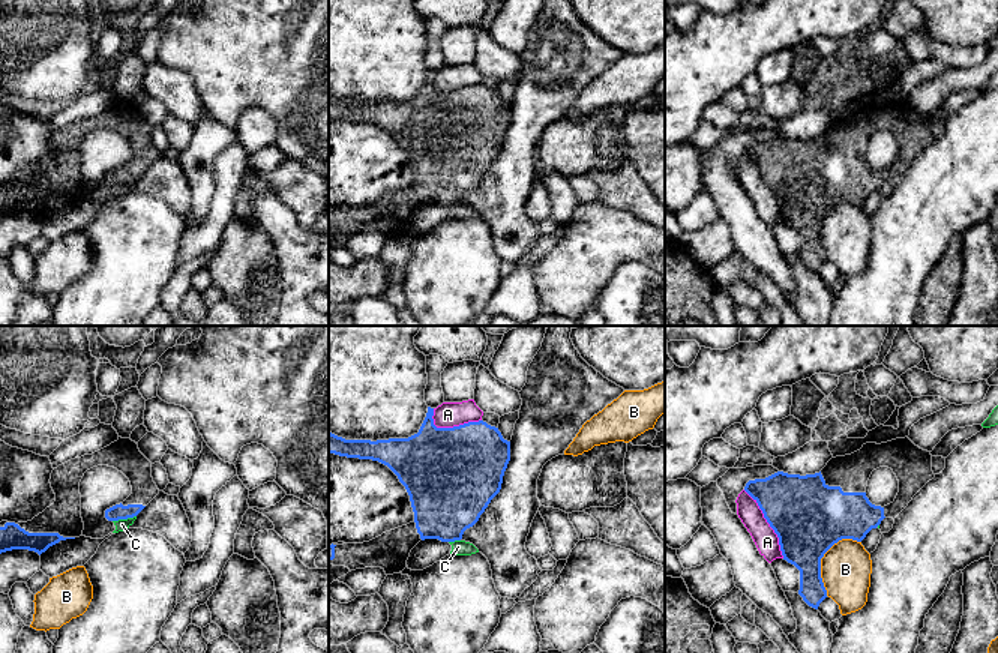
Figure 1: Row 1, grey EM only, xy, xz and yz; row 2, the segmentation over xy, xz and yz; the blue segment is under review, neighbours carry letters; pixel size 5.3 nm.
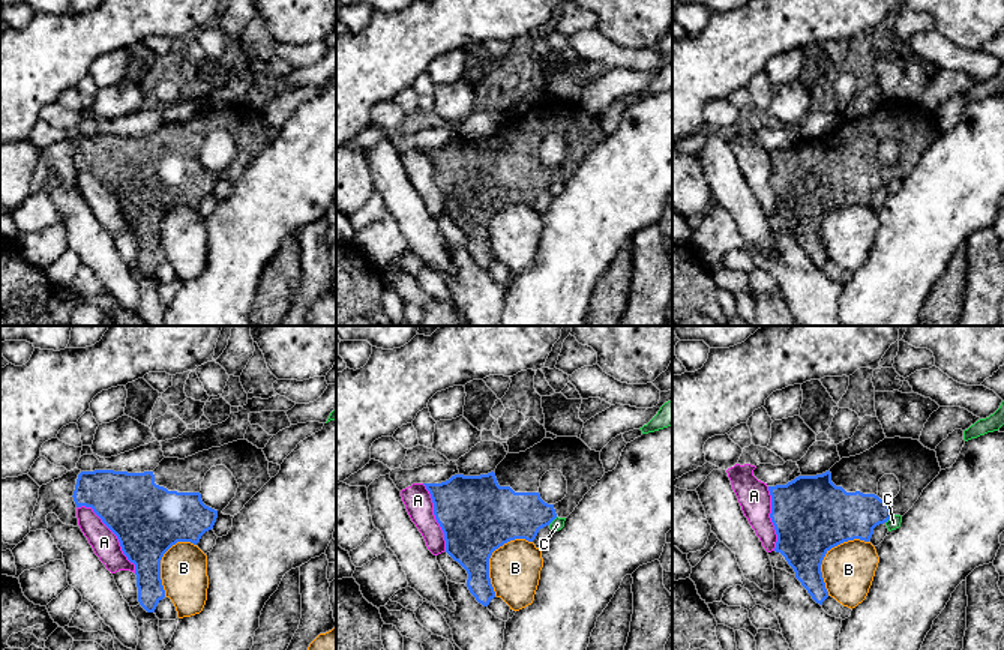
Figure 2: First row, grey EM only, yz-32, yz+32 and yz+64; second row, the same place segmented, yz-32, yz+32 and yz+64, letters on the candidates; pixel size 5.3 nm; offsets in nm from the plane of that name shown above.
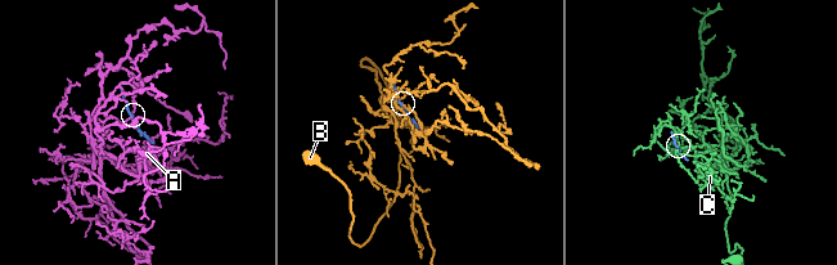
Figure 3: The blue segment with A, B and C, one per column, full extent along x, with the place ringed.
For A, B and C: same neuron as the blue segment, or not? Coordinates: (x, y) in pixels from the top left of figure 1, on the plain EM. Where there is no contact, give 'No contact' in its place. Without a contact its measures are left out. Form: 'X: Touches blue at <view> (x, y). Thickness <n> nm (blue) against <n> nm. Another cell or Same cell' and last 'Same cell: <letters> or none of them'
A: Touches blue at yz (769, 186). Thickness 400 nm (blue) against 130 nm. Another cell
B: Touches blue at yz (823, 219). Thickness 400 nm (blue) against 280 nm. Another cell
C: Touches blue at xy (123, 182). Thickness 80 nm (blue) against 60 nm. Another cell
Same cell: none of them

